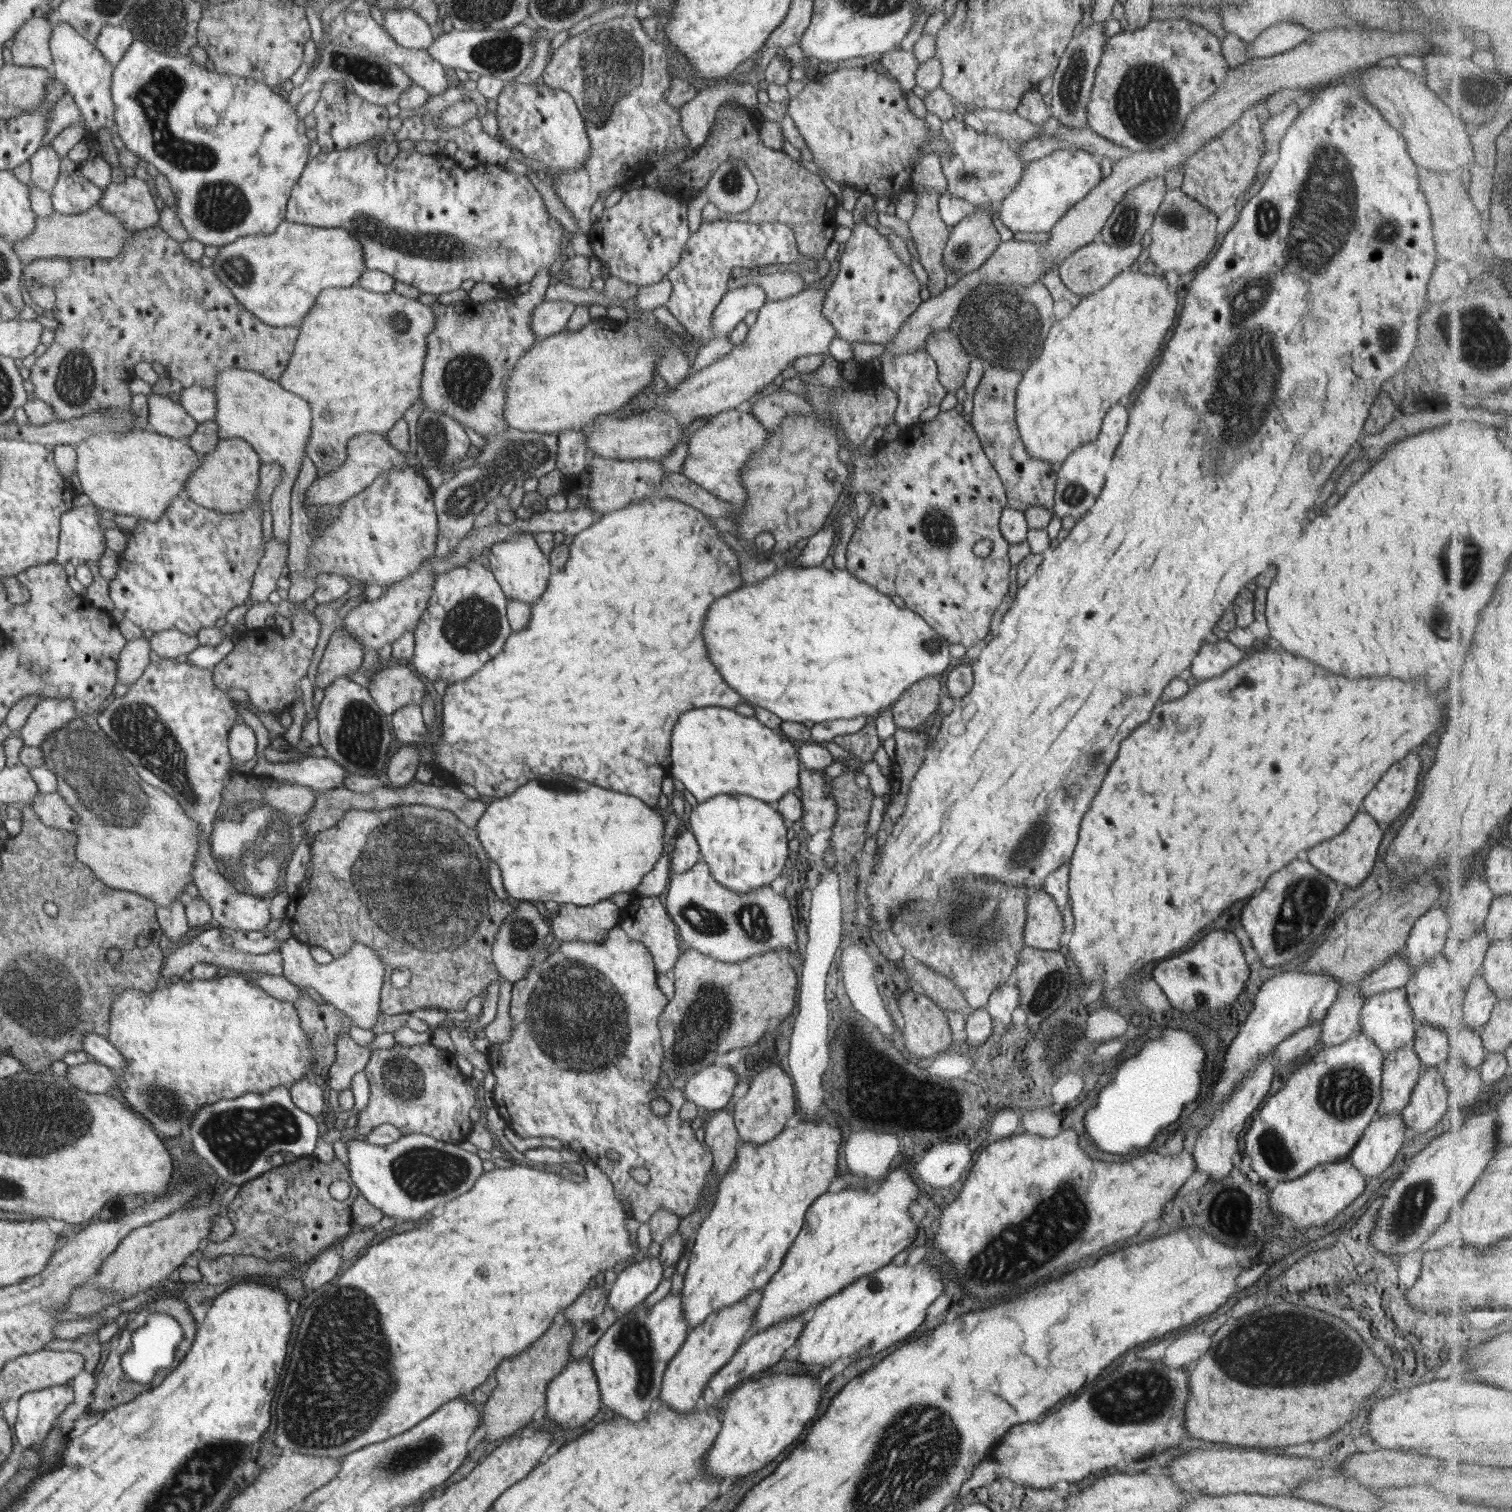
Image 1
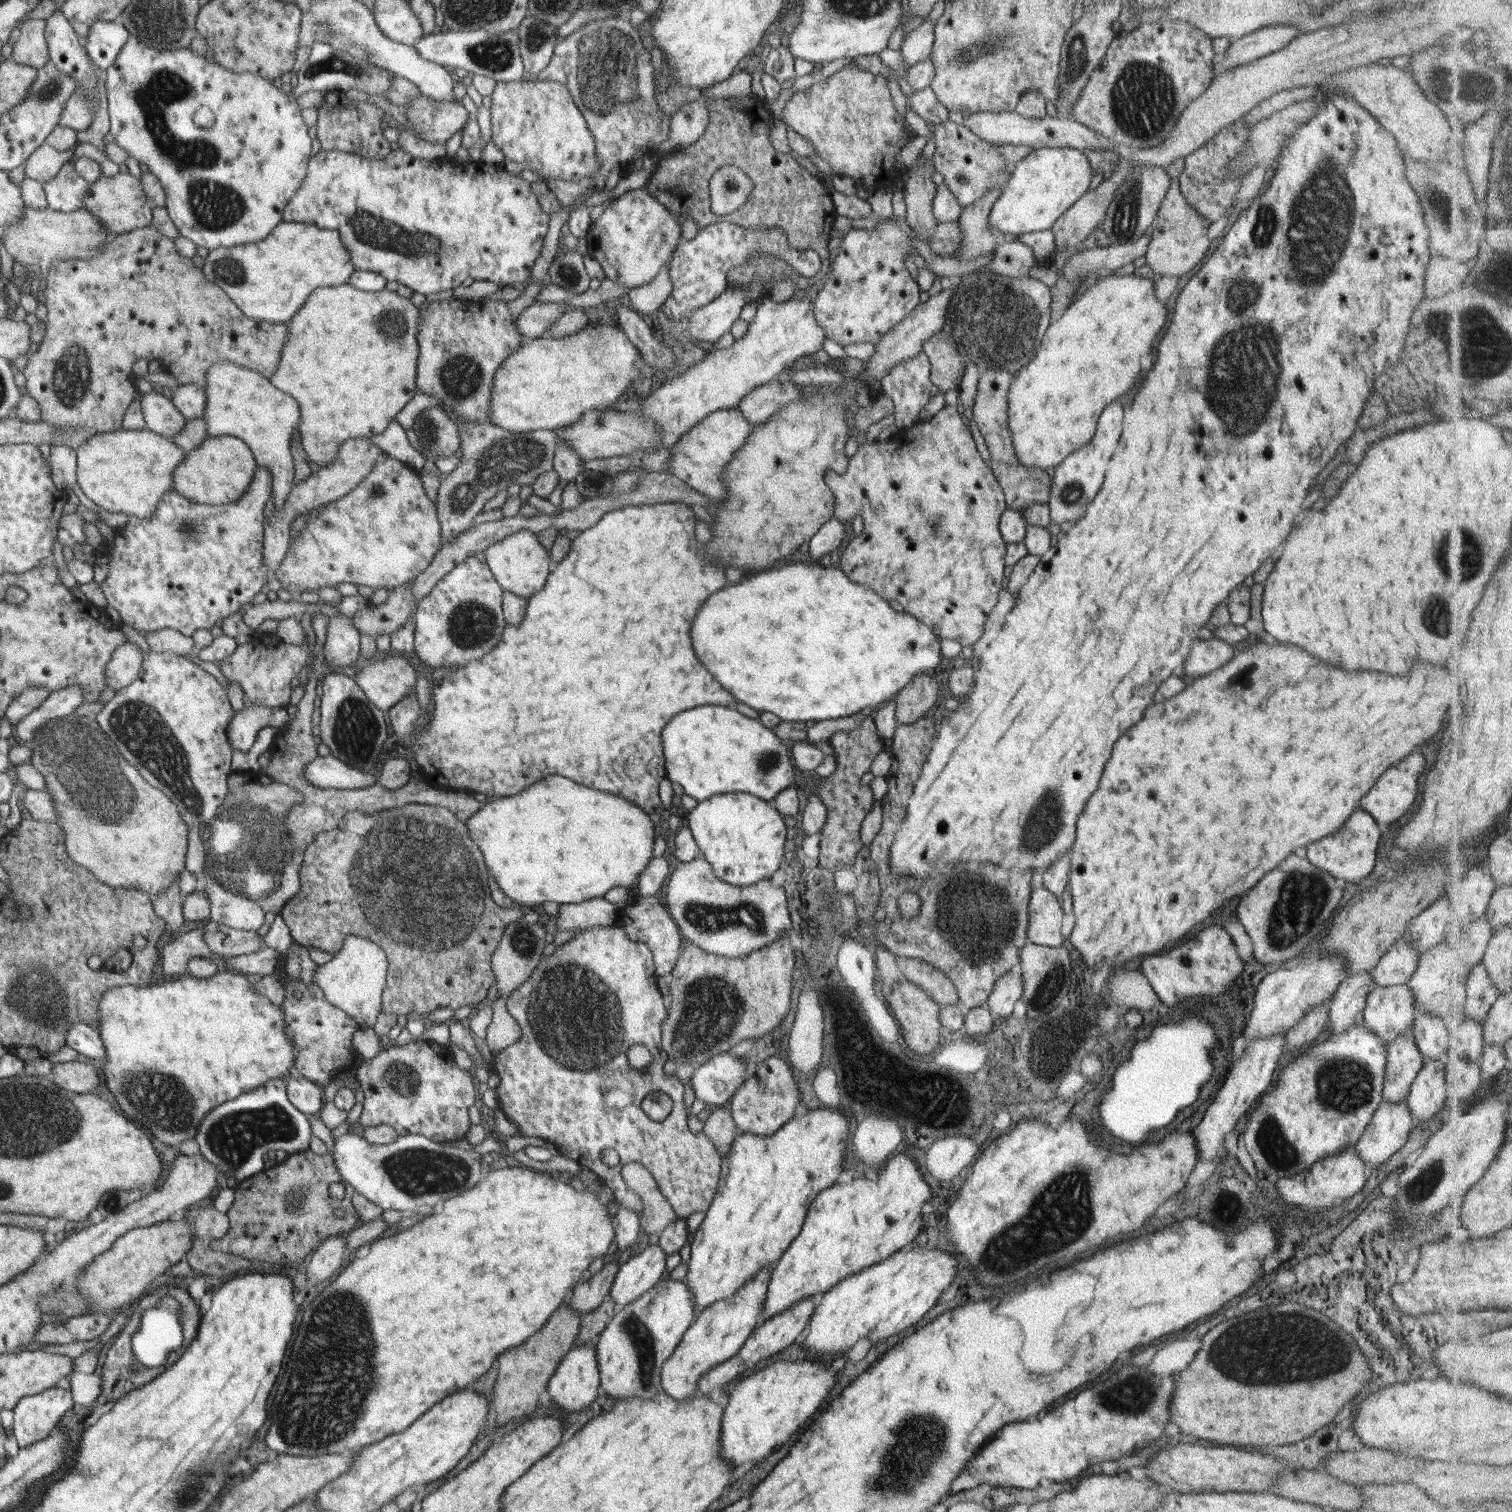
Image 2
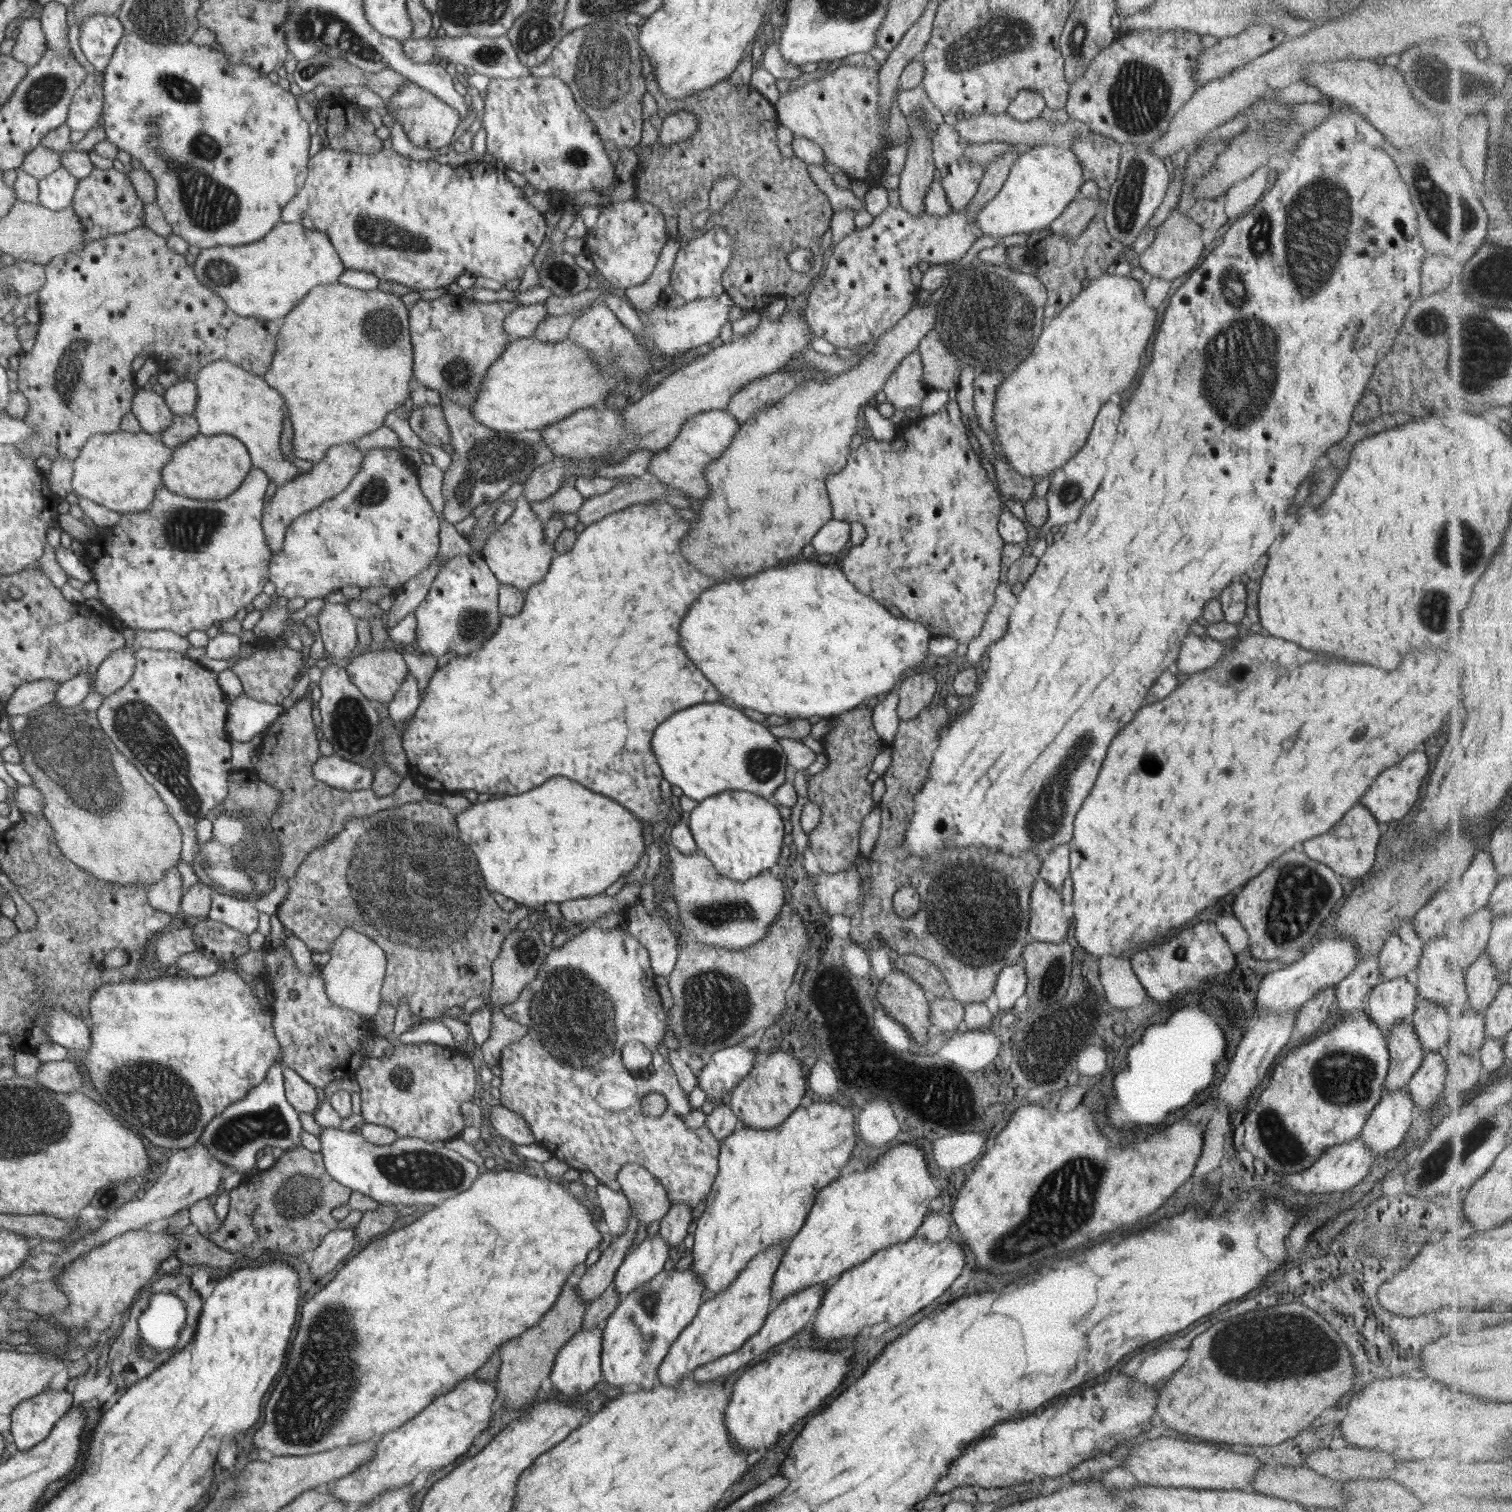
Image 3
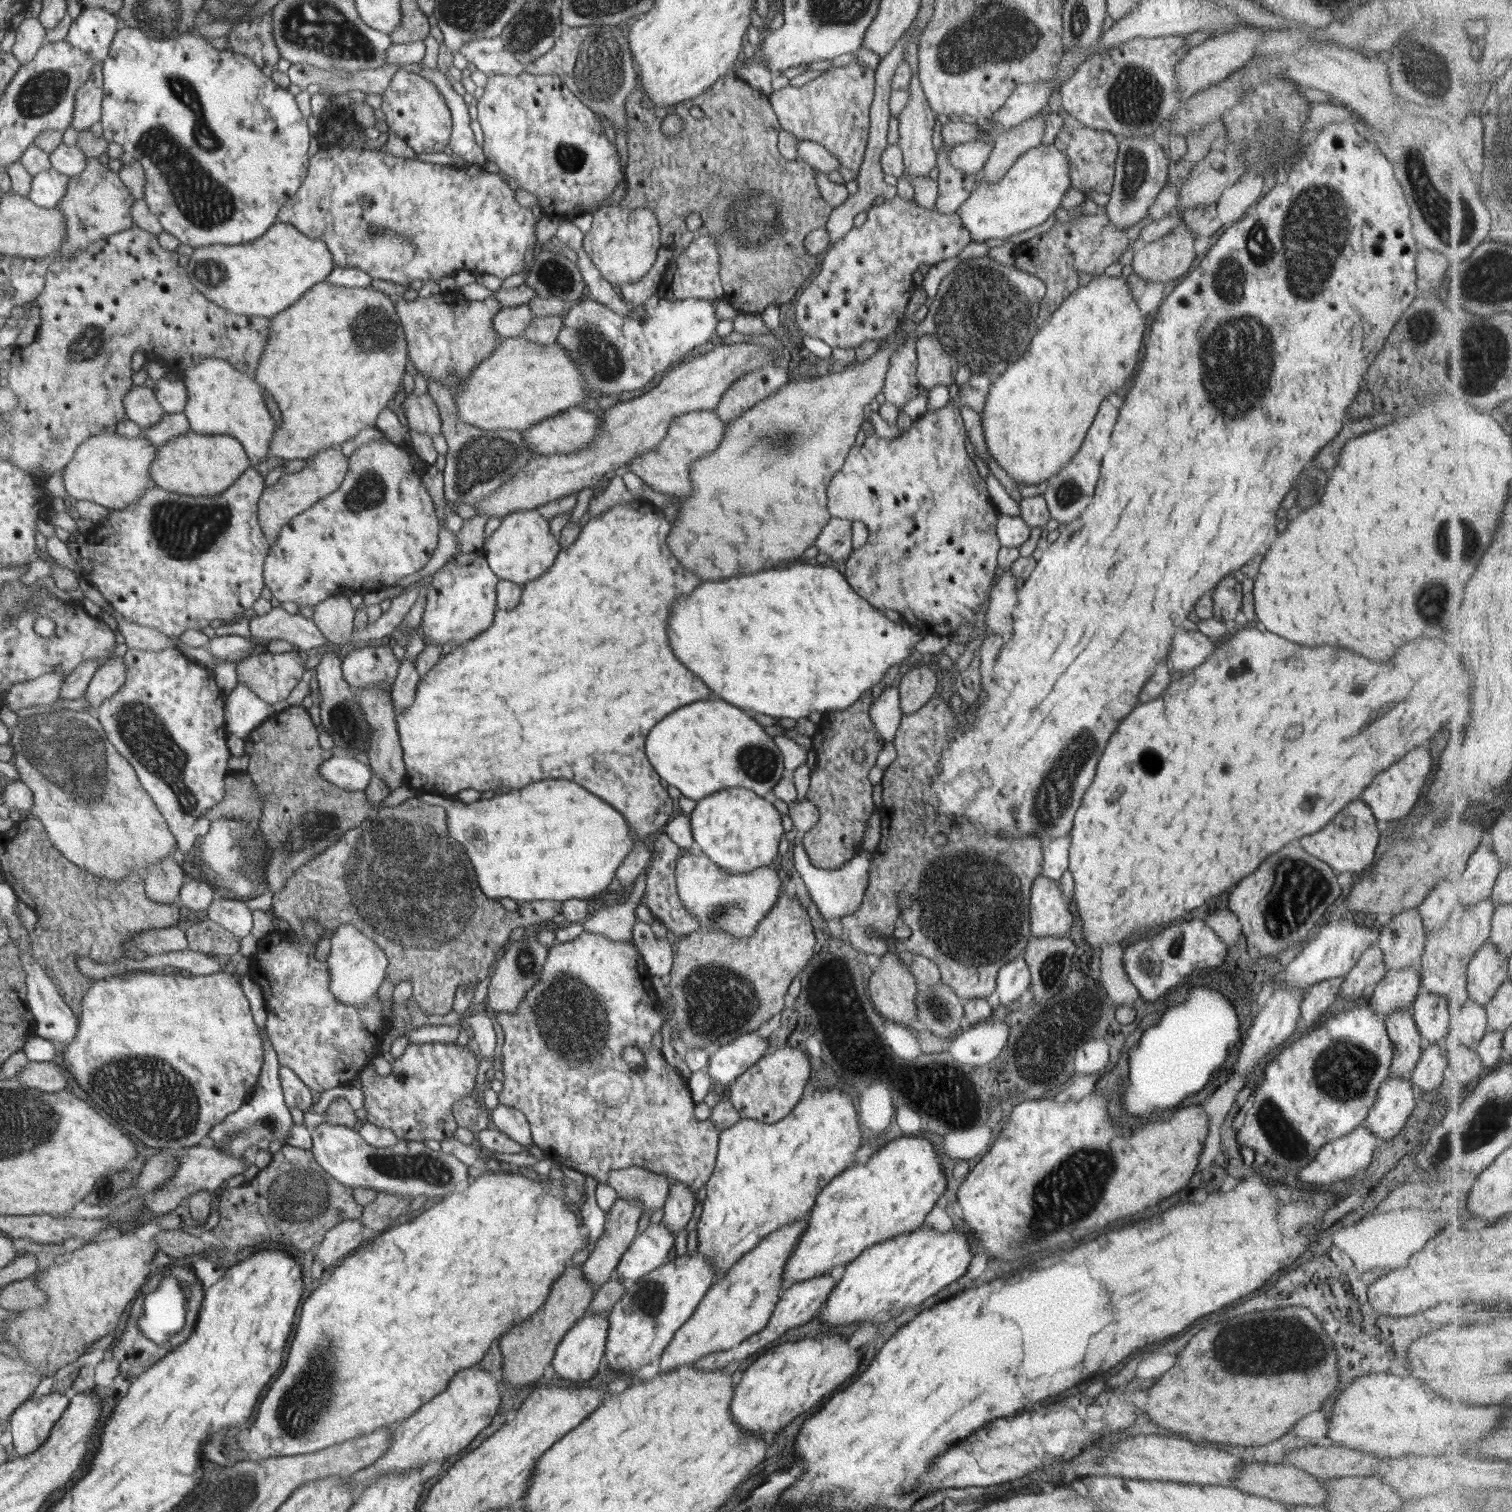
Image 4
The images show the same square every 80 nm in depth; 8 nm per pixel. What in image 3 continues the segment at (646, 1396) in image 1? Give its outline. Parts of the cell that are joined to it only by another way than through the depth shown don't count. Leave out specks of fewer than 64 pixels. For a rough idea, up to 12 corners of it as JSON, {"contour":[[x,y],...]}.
{"contour":[[662,1270],[602,1324],[604,1380],[650,1390],[705,1297]]}

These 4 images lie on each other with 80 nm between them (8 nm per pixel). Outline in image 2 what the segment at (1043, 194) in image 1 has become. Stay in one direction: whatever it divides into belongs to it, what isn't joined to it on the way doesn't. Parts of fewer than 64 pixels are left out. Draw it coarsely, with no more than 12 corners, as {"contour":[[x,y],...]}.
{"contour":[[1035,149],[1014,164],[989,225],[1051,229],[1087,192],[1084,151]]}

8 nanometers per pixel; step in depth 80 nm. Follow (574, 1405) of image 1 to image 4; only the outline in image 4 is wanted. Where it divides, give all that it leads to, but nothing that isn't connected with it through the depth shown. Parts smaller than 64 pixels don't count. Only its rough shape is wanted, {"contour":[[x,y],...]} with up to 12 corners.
{"contour":[[589,1311],[564,1336],[556,1376],[584,1384],[600,1368],[610,1322]]}

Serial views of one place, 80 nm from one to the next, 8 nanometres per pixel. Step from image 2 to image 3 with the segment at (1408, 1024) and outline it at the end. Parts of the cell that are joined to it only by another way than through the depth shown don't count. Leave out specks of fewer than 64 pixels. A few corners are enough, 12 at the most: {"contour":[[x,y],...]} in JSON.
{"contour":[[1412,977],[1381,980],[1363,1012],[1387,1036],[1412,1018]]}

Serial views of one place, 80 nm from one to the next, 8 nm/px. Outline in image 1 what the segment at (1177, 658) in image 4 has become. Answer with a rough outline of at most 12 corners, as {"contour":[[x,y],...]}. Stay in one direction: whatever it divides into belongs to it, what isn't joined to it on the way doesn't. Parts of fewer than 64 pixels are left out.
{"contour":[[1230,641],[1205,642],[1190,670],[1198,680],[1223,675],[1246,656]]}

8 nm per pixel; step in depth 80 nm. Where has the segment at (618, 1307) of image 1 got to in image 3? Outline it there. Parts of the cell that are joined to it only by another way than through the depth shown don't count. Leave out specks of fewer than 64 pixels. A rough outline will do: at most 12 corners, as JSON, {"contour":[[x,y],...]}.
{"contour":[[660,1234],[627,1253],[615,1289],[630,1294],[665,1268],[671,1247]]}

